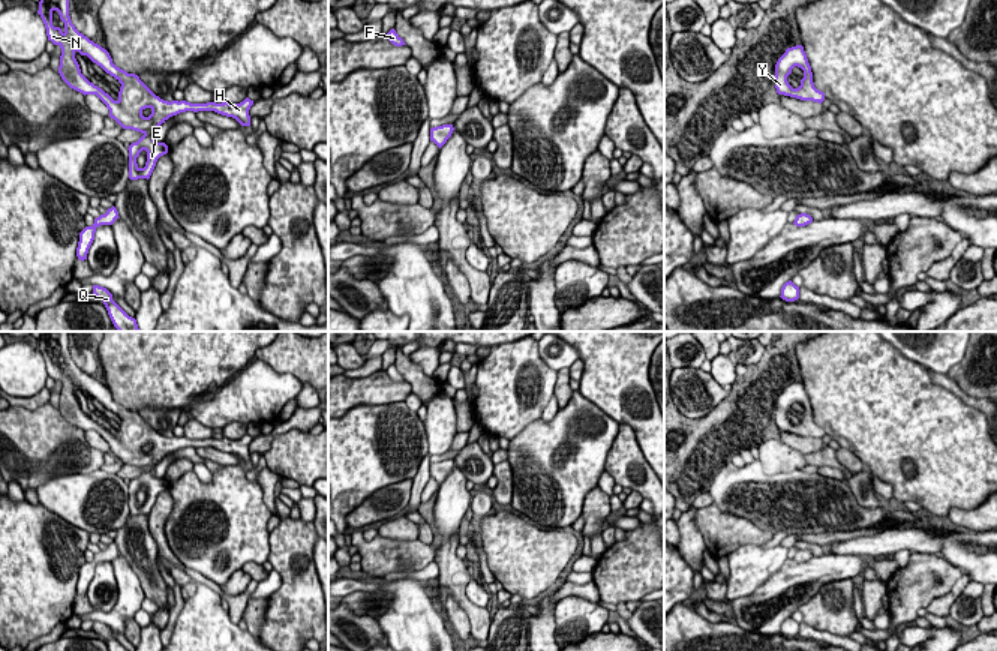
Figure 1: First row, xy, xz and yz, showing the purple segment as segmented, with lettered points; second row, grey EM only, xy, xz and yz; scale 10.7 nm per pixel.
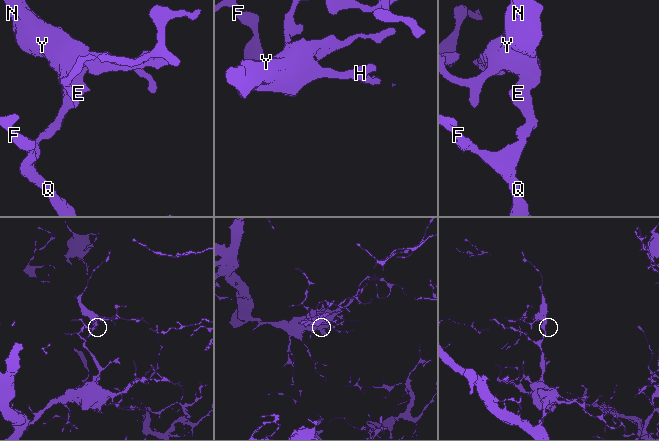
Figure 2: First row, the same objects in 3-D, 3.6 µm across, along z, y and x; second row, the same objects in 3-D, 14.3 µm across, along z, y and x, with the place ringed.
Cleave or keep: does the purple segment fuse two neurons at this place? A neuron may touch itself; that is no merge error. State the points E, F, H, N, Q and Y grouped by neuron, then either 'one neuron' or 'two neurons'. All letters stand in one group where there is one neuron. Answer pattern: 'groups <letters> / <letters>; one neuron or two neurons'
groups E F H N Q Y; one neuron

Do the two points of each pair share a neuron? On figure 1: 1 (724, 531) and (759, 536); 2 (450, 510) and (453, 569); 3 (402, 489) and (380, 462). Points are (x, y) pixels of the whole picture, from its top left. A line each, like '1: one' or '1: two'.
1: one
2: two
3: two

